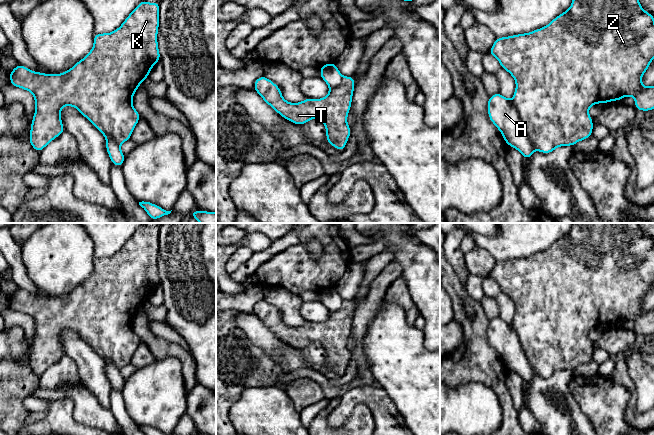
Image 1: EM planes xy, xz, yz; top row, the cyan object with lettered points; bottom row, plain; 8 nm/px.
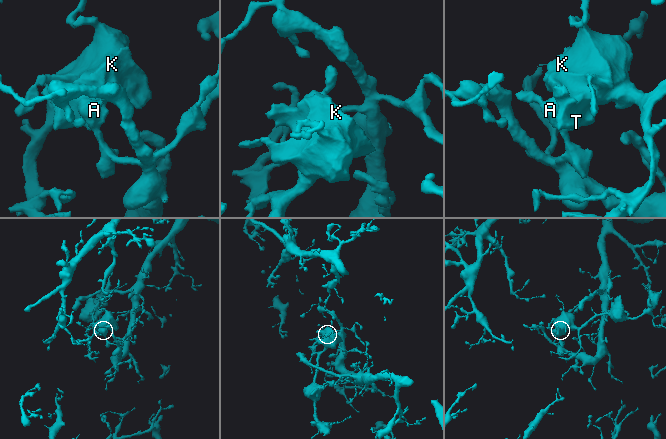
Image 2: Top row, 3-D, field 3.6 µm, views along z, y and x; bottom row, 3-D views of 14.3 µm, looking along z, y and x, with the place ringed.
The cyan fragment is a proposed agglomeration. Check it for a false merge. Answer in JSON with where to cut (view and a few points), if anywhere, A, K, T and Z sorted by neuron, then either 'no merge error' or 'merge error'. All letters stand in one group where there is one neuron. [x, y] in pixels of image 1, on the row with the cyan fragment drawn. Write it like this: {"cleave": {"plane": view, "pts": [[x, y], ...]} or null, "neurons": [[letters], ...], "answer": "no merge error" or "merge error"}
{"cleave": {"plane": "yz", "pts": [[512, 100], [527, 137], [534, 148]]}, "neurons": [["A"], ["K", "T", "Z"]], "answer": "merge error"}

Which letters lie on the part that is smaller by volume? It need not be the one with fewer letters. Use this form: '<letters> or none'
K, T, Z

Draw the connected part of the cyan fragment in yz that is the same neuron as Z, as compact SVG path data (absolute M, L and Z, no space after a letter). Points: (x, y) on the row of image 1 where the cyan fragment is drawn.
M573 0L568 10L559 14L548 25L540 29L529 33L496 38L489 55L495 57L499 61L501 68L509 72L514 78L516 89L513 102L533 148L541 153L551 153L560 146L574 146L577 142L591 137L593 119L588 113L591 105L606 104L614 100L620 101L626 96L633 96L635 98L634 106L637 111L654 110L654 85L644 87L642 84L642 75L647 71L654 58L654 16L642 8L639 0Z

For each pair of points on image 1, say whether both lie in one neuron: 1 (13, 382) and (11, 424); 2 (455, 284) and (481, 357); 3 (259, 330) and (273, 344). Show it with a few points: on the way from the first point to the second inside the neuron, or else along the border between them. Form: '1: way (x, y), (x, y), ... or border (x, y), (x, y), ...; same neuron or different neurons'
1: way (11, 392), (11, 414); same neuron
2: way (456, 302), (458, 315), (474, 332), (474, 339); same neuron
3: way (262, 333), (270, 341); same neuron

